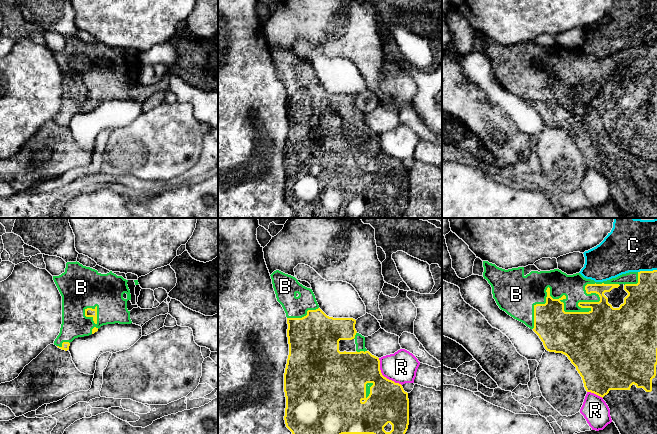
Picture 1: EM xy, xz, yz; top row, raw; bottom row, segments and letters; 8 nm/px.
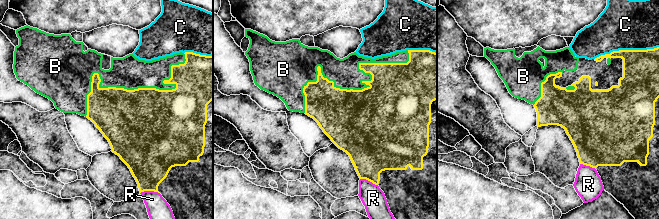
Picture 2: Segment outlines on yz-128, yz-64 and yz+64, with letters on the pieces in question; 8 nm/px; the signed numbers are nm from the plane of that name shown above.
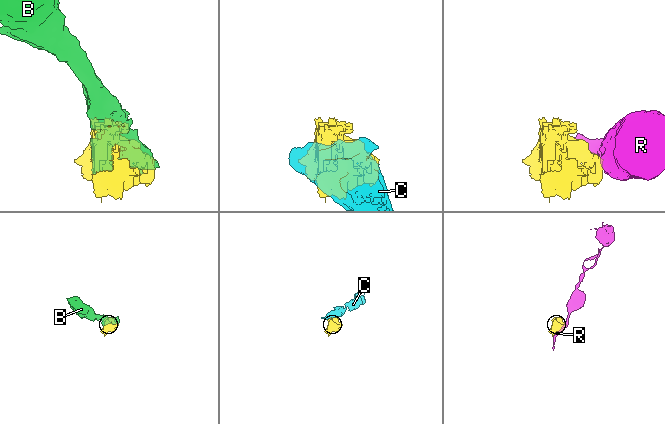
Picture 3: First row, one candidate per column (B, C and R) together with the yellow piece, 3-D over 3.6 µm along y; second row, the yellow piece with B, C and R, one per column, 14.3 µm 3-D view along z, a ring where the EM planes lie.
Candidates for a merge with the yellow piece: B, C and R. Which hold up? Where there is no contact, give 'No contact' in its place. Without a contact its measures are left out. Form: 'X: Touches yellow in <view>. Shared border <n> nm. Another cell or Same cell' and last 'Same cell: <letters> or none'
B: Touches yellow in yz. Shared border 800 nm. Same cell
C: Touches yellow in yz. Shared border 150 nm. Another cell
R: Touches yellow in xz. Shared border 300 nm. Another cell
Same cell: B

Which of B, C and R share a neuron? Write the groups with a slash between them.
B / C / R

